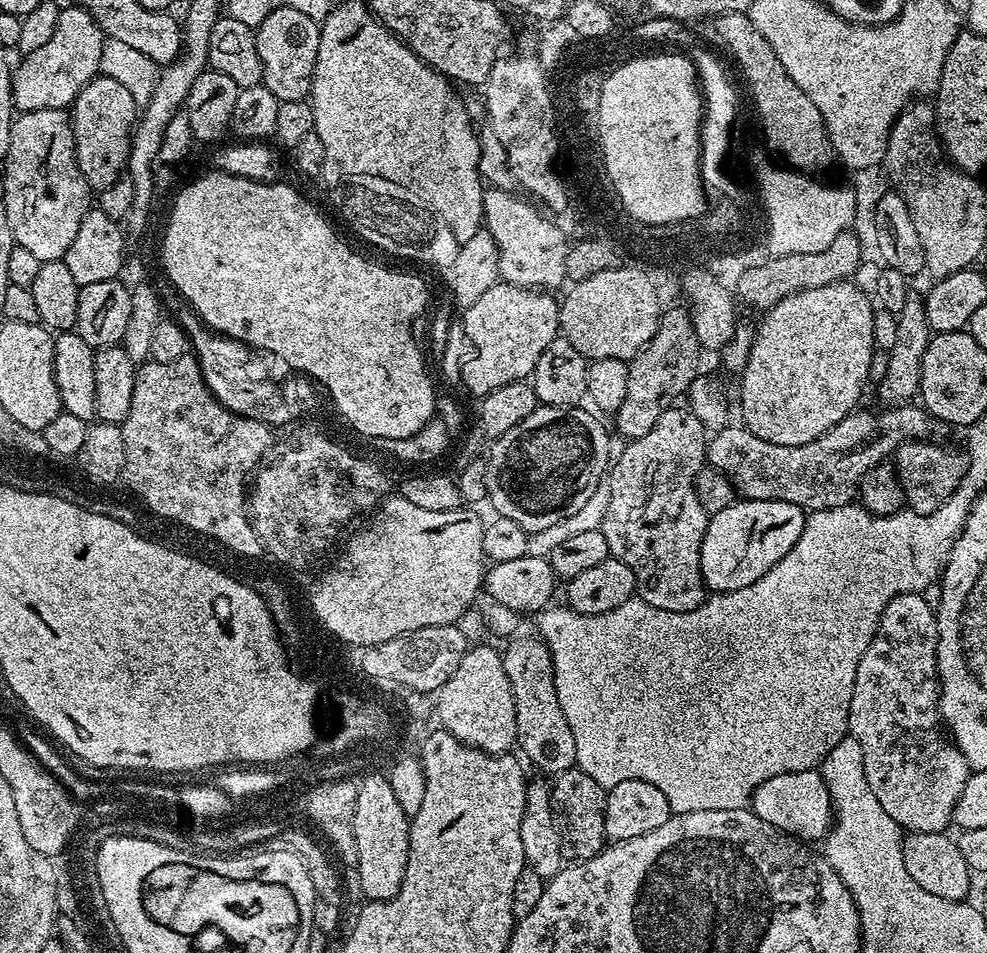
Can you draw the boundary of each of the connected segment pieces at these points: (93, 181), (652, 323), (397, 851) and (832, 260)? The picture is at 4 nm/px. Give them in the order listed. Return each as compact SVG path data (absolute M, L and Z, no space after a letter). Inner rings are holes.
M97 74L77 94L75 102L70 106L70 115L76 143L76 161L89 189L112 186L125 171L134 125L138 120L138 106L134 98L130 98L130 90L109 76Z
M611 268L610 270L602 270L599 274L593 274L591 278L585 280L577 280L568 289L569 292L565 294L564 300L559 301L560 305L560 326L558 329L559 335L563 339L570 342L570 346L574 346L574 350L578 350L578 354L582 354L589 362L593 360L601 360L602 358L618 358L619 360L631 361L633 356L639 354L639 352L647 346L650 342L650 338L654 338L654 334L658 330L660 325L660 318L662 315L662 301L660 296L656 292L655 282L651 280L648 272L643 268Z
M383 771L372 772L359 777L356 785L357 805L354 806L353 834L356 838L357 862L354 865L356 876L360 879L360 888L364 891L364 900L393 900L402 886L402 878L408 865L408 829L410 817L398 806L398 798L394 798L394 790L390 790L390 782Z
M845 230L838 234L838 238L834 238L834 242L830 242L826 250L791 252L780 256L775 263L768 264L767 267L748 272L740 280L739 303L749 304L752 308L760 308L759 310L767 310L791 292L799 292L801 288L830 286L839 280L852 280L855 272L860 268L860 259L863 256L864 248L860 245L859 238L852 233L852 230Z

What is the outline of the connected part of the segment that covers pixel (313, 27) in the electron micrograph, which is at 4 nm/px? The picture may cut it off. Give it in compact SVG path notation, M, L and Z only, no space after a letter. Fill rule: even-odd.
M282 6L278 10L270 10L266 18L255 28L258 58L262 58L263 83L282 100L303 100L312 91L314 66L318 62L318 42L320 41L320 24L310 14L302 14L302 10L294 10L294 6Z

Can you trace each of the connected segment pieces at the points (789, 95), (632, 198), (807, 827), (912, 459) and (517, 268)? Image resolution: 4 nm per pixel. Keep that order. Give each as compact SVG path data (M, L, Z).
M747 13L724 15L717 19L716 24L719 36L744 71L744 80L752 91L752 100L756 103L756 112L760 115L760 124L768 139L767 147L772 150L777 148L793 169L808 174L816 174L812 172L830 167L832 160L834 164L832 139L822 122L822 114L818 114L818 106L814 106L814 102L806 98L802 86L798 86L798 82L786 74L786 66L782 66L778 54L749 20Z
M687 55L684 56L636 56L631 59L631 67L624 68L608 82L604 90L603 103L603 135L604 147L608 156L608 166L612 172L612 179L620 188L621 196L624 196L625 204L631 208L636 216L644 220L672 220L673 217L684 216L698 206L706 197L700 178L700 122L702 119L702 93L698 87L696 67Z
M816 770L787 772L770 778L756 788L750 801L750 811L762 818L762 822L770 822L770 826L788 836L795 836L801 842L823 841L834 819L830 790L826 790L826 782Z
M908 440L905 444L901 444L894 453L894 467L898 478L902 482L904 502L913 512L917 512L918 514L930 514L934 510L938 510L938 506L942 506L942 504L950 498L950 494L954 494L954 490L958 490L958 486L966 474L969 453L967 451L959 452L956 448L944 447L948 446L940 442Z
M488 190L484 193L483 227L494 238L500 259L499 279L520 288L556 290L565 283L564 247L561 237L524 204L514 200L508 190Z

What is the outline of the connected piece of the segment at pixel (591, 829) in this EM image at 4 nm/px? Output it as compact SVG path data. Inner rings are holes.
M573 766L565 772L555 773L551 781L552 811L556 813L556 829L560 831L560 845L565 861L579 862L594 858L606 847L607 791L590 774Z

